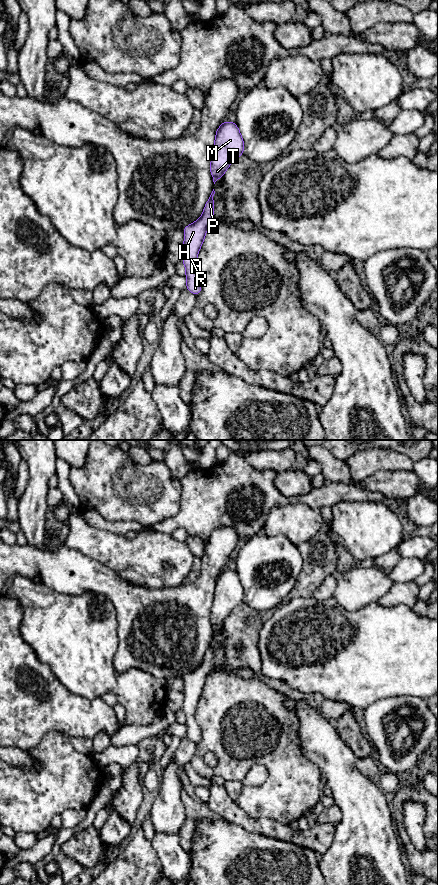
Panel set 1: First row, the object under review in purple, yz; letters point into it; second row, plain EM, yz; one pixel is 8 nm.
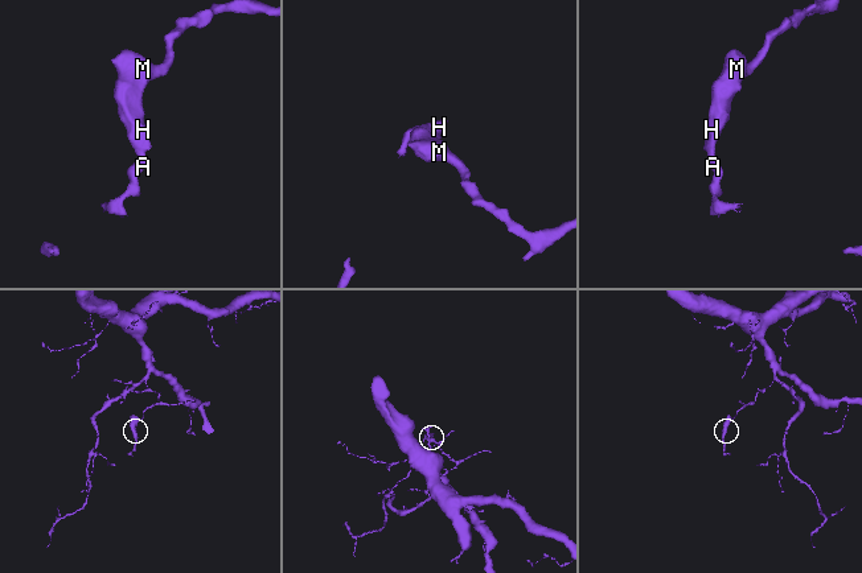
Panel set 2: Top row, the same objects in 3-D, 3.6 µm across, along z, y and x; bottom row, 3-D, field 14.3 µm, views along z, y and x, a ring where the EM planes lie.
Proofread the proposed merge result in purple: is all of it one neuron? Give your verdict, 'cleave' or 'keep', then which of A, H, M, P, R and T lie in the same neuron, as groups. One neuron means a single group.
keep; A H M P R T

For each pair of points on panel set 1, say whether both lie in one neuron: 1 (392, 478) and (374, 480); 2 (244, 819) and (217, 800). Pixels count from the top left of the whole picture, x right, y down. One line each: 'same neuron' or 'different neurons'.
1: same neuron
2: same neuron

